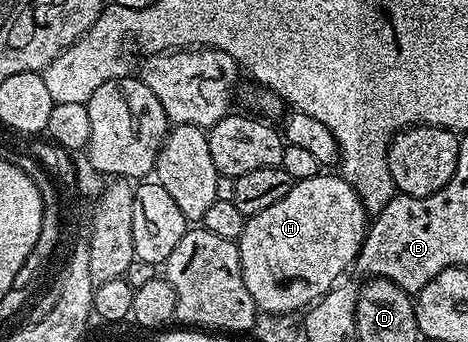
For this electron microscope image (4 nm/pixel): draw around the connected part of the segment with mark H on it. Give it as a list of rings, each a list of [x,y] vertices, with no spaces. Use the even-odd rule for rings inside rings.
[[[321,173],[312,179],[298,179],[293,182],[290,193],[286,193],[286,197],[282,197],[282,201],[277,201],[275,205],[270,205],[267,209],[262,209],[262,213],[247,216],[244,228],[238,240],[240,248],[240,264],[242,265],[242,281],[246,281],[246,289],[250,293],[250,297],[254,297],[257,307],[261,303],[264,305],[260,308],[261,312],[268,315],[285,315],[287,316],[293,307],[300,304],[309,308],[316,300],[322,298],[331,287],[337,286],[341,282],[340,274],[344,270],[351,268],[356,262],[356,254],[360,252],[360,247],[364,243],[364,232],[368,230],[369,220],[366,218],[365,212],[362,210],[359,199],[352,192],[352,187],[336,173]]]

